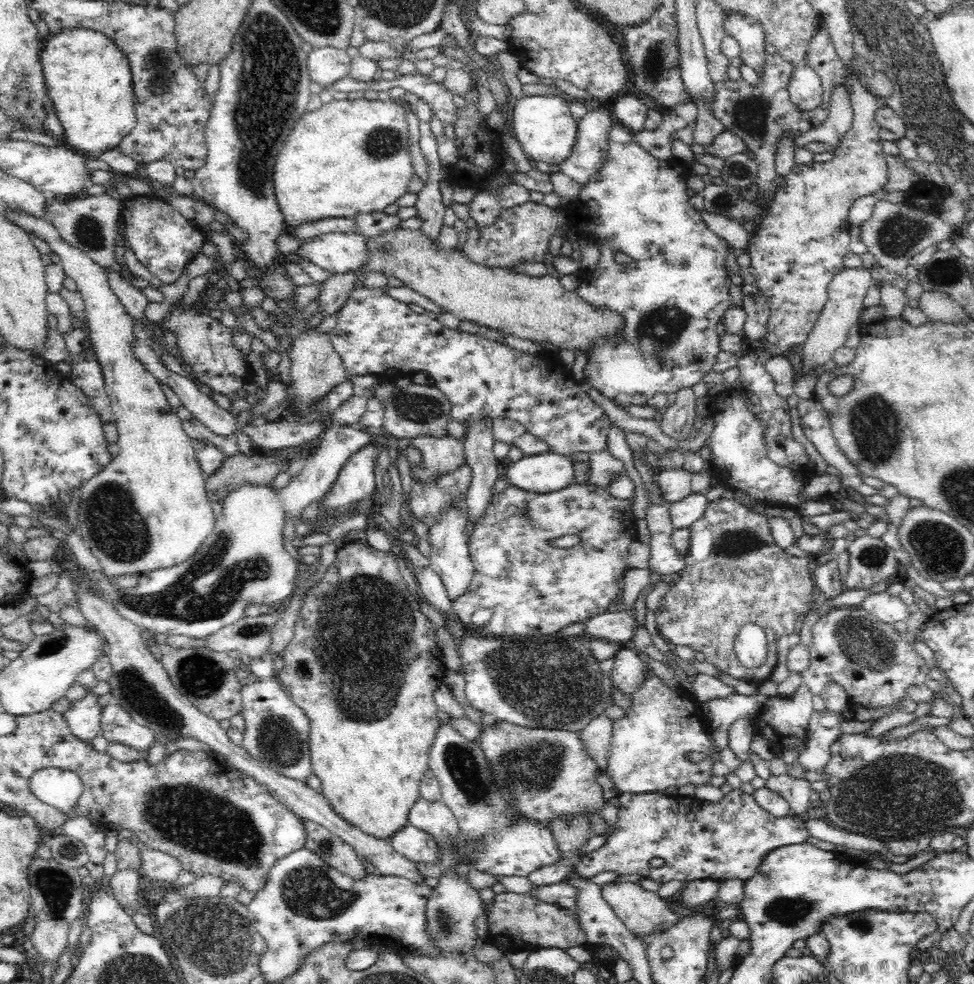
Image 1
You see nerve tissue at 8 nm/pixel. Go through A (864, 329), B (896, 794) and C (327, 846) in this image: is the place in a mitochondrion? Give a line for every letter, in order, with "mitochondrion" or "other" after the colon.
A: other
B: mitochondrion
C: mitochondrion

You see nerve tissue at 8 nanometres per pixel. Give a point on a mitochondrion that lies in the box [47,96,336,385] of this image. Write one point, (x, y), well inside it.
(88, 231)

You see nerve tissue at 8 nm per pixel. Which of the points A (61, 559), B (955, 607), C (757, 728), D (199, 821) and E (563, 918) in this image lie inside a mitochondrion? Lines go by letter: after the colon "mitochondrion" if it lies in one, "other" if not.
A: other
B: other
C: other
D: mitochondrion
E: other

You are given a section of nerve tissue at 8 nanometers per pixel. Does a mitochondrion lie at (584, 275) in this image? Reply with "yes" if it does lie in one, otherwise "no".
no

